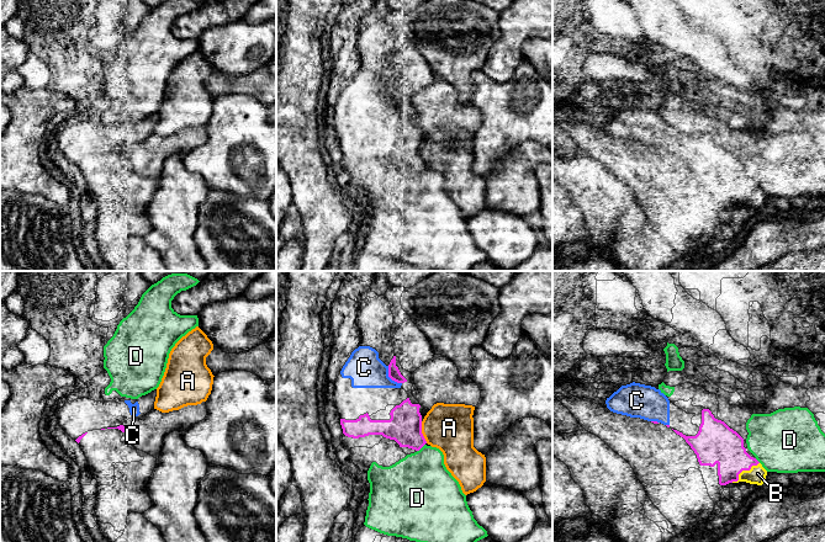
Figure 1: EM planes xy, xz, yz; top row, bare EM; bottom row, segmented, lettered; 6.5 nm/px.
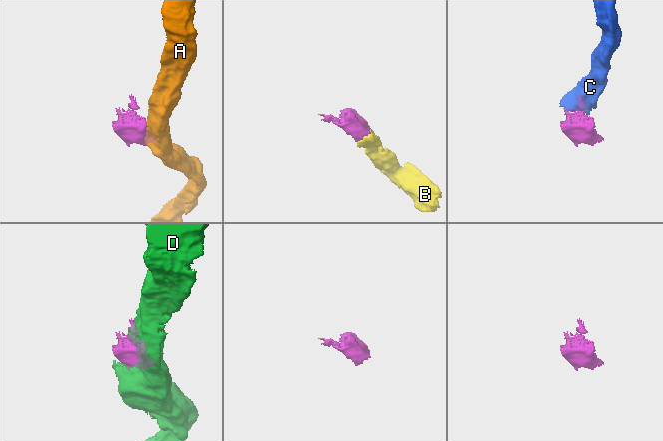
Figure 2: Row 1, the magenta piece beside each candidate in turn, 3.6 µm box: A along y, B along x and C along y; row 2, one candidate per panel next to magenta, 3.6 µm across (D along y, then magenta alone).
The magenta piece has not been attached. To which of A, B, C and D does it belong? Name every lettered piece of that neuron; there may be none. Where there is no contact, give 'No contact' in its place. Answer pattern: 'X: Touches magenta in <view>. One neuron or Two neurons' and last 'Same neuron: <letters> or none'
A: Touches magenta in xz. Two neurons
B: Touches magenta in yz. One neuron
C: Touches magenta in xz. One neuron
D: Touches magenta in xz. Two neurons
Same neuron: B, C

